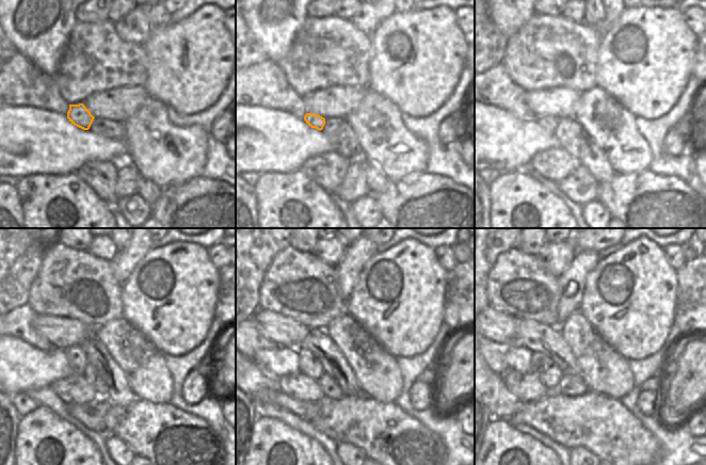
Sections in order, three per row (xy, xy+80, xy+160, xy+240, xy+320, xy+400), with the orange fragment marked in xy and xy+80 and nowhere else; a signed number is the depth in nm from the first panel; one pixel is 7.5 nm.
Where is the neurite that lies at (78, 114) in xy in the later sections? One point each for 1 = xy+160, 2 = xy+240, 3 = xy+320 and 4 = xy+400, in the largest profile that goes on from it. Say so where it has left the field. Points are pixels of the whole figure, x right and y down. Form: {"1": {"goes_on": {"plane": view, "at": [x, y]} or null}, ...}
{"1": {"goes_on": {"plane": "xy+160", "at": [547, 122]}}, "2": {"goes_on": {"plane": "xy+240", "at": [76, 356]}}, "3": {"goes_on": {"plane": "xy+320", "at": [309, 365]}}, "4": {"goes_on": {"plane": "xy+400", "at": [542, 366]}}}

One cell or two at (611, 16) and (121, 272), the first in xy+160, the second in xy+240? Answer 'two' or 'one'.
one

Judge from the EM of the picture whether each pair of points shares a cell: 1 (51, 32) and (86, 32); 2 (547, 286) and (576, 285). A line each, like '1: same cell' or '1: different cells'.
1: different cells
2: different cells

